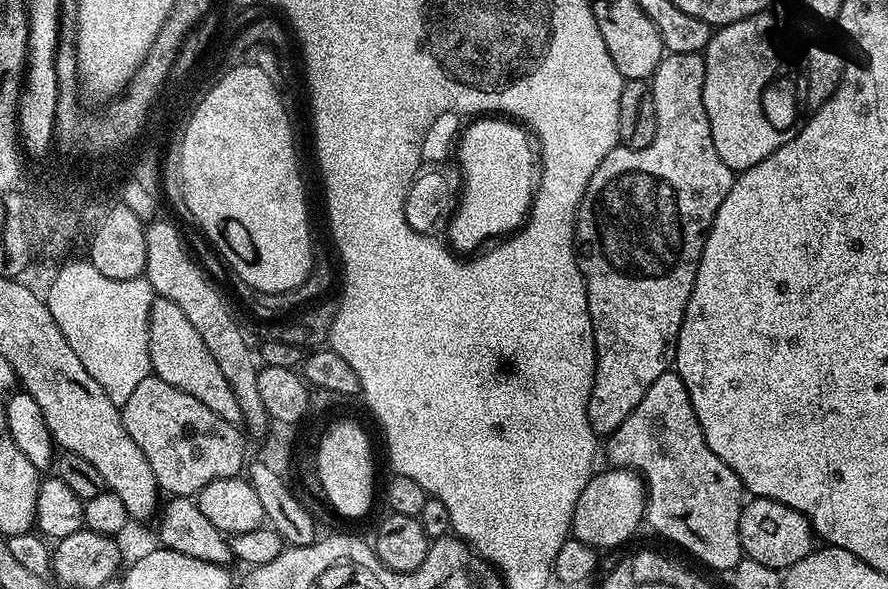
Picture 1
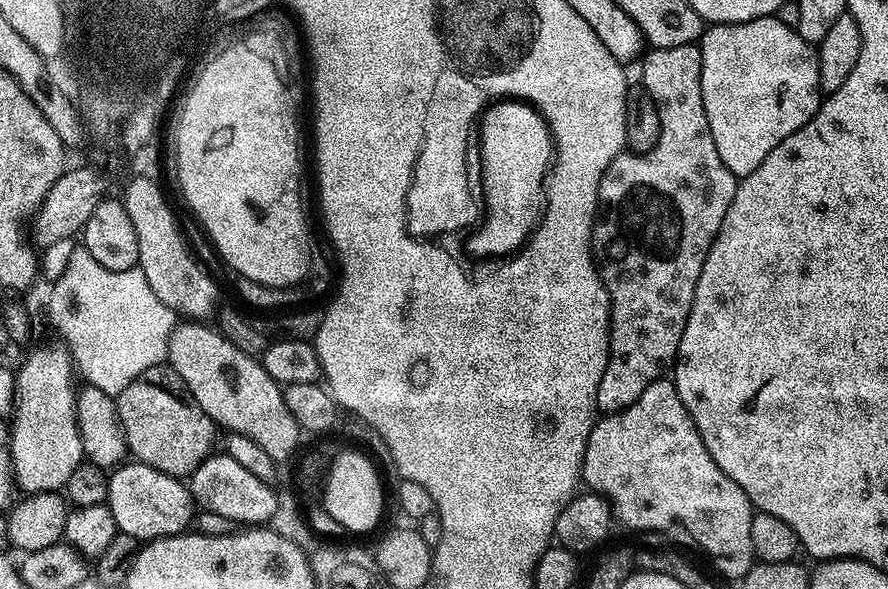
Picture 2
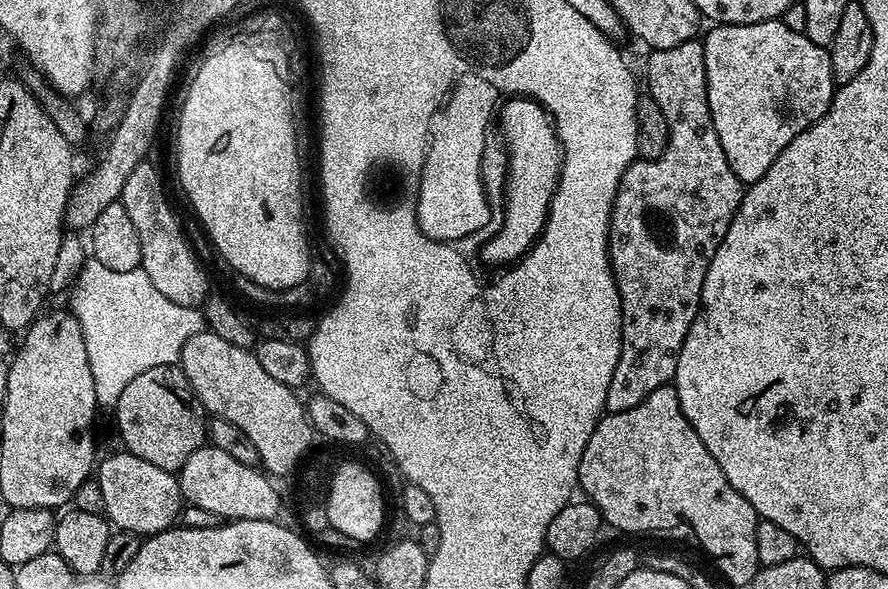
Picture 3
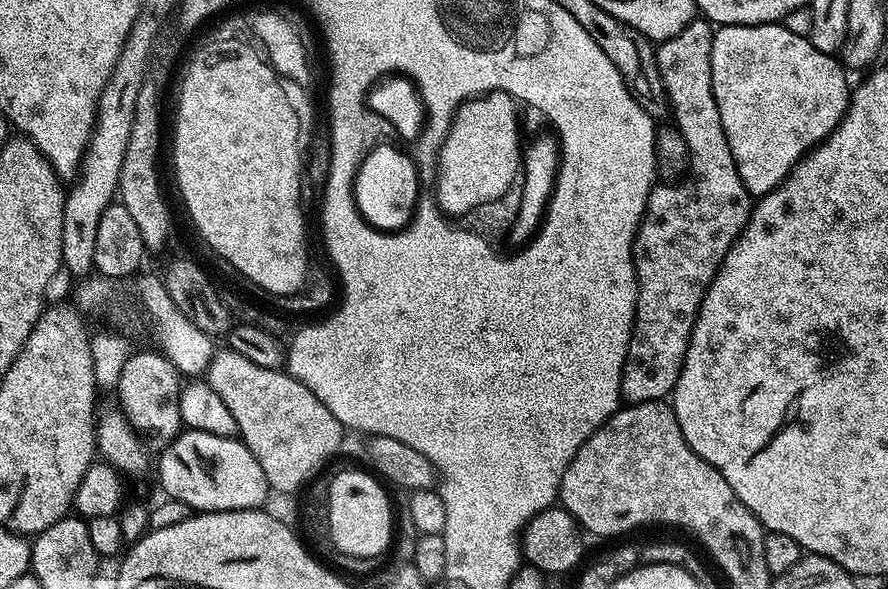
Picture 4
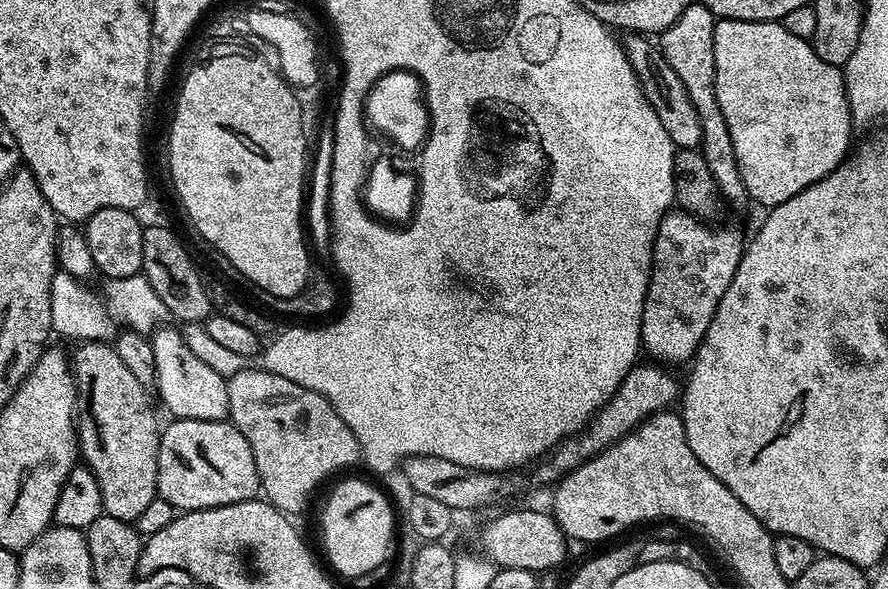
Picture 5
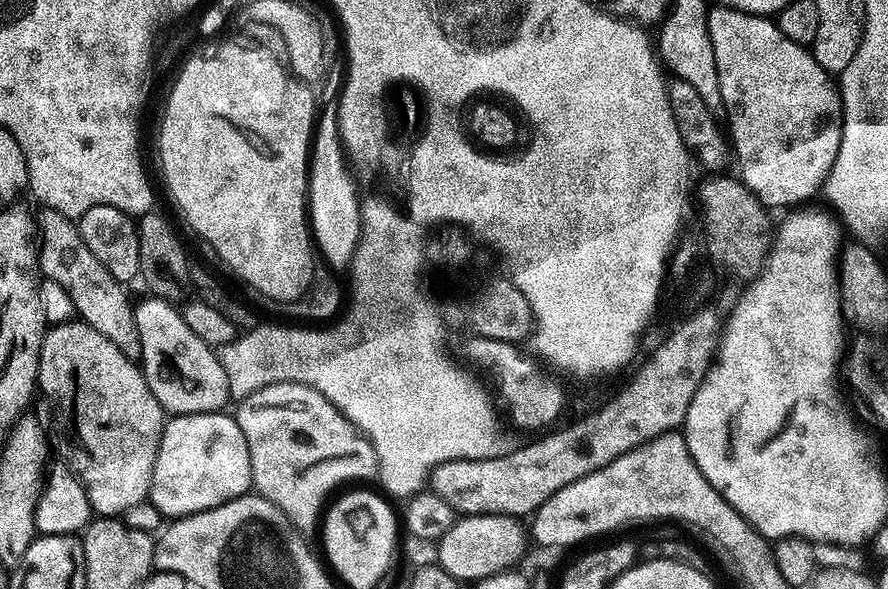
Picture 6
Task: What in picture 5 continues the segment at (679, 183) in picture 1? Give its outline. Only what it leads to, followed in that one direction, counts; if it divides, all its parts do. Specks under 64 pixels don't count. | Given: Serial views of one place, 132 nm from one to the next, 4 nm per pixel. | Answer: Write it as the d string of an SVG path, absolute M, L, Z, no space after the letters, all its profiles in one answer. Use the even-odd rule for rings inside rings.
M689 2L686 10L664 32L659 33L658 47L660 53L670 62L670 67L678 78L682 78L682 86L686 86L686 94L700 115L704 127L702 151L706 162L712 167L714 182L720 187L720 195L734 207L740 208L749 203L750 197L742 182L742 174L738 170L738 162L734 158L734 142L730 142L730 129L726 127L726 118L722 118L722 106L718 106L718 98L714 90L714 30L718 17L698 2ZM670 210L656 231L652 247L652 273L648 279L648 293L640 319L640 342L643 351L649 352L652 355L649 357L661 365L687 365L695 357L714 318L714 310L718 310L718 302L722 302L722 294L726 294L726 286L730 286L734 270L738 270L738 262L742 262L746 236L736 228L712 228L716 227L689 212Z

